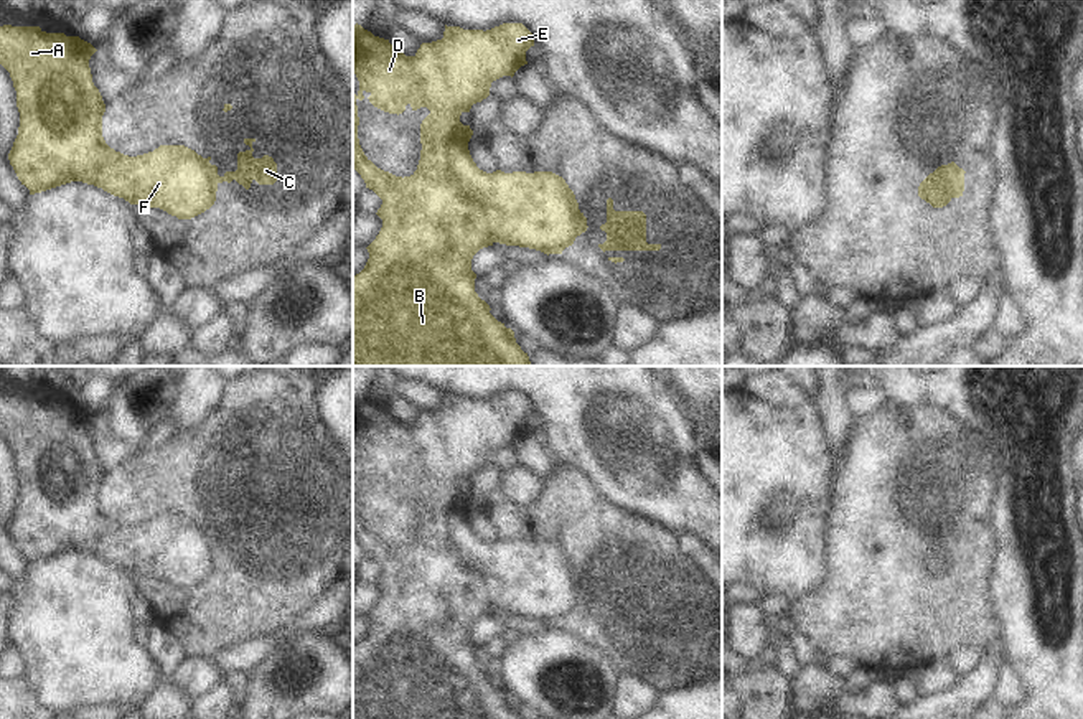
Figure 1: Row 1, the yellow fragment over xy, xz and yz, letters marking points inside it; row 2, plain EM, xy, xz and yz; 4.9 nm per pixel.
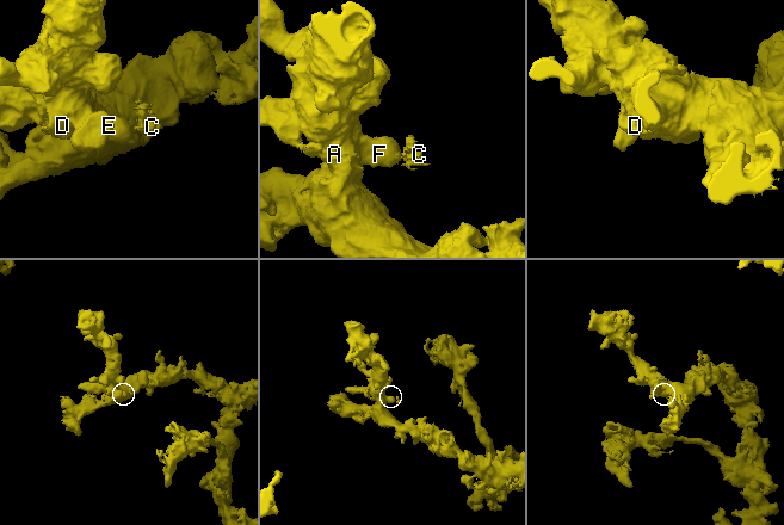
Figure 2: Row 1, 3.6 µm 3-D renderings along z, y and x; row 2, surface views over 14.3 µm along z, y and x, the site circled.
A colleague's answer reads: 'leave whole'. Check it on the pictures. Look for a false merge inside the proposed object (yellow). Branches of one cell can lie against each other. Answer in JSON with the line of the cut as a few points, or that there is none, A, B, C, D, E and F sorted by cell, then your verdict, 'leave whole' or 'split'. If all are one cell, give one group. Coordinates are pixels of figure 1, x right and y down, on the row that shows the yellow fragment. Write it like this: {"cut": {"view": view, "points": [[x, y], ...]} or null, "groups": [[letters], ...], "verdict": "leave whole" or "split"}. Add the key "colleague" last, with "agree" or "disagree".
{"cut": {"view": "yz", "points": [[938, 167], [951, 177], [953, 197]]}, "groups": [["A", "B", "D", "E", "F"], ["C"]], "verdict": "split", "colleague": "disagree"}

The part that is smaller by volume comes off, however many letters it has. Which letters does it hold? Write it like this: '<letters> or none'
C

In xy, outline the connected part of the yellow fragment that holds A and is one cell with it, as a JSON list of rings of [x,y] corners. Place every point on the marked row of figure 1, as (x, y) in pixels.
[[[0,26],[0,64],[10,73],[20,112],[8,160],[21,185],[35,195],[82,181],[178,219],[209,209],[218,183],[195,150],[160,145],[129,157],[105,143],[105,104],[89,68],[96,51],[79,36]]]

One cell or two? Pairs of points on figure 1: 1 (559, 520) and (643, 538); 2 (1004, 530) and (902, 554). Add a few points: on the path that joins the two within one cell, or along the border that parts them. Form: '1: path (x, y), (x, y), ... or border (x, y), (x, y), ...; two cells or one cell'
1: path (581, 520), (602, 538), (622, 538); one cell
2: border (993, 493), (989, 507), (993, 561), (988, 571); two cells

